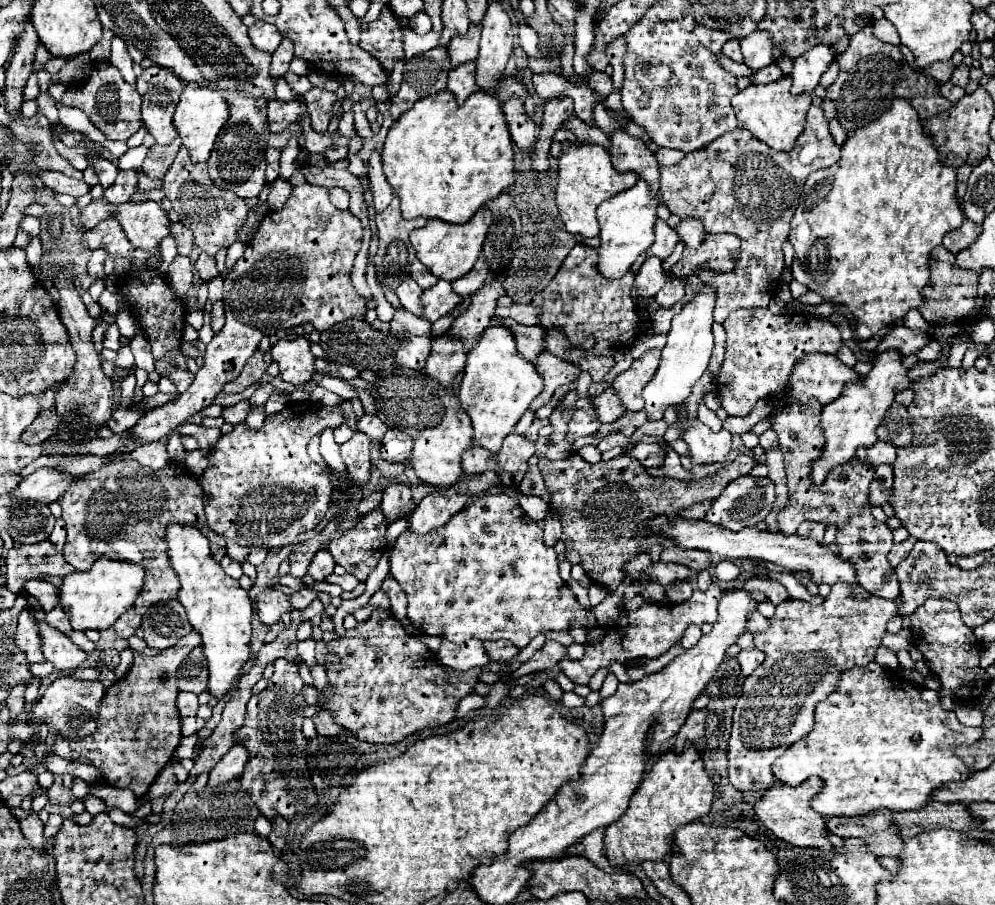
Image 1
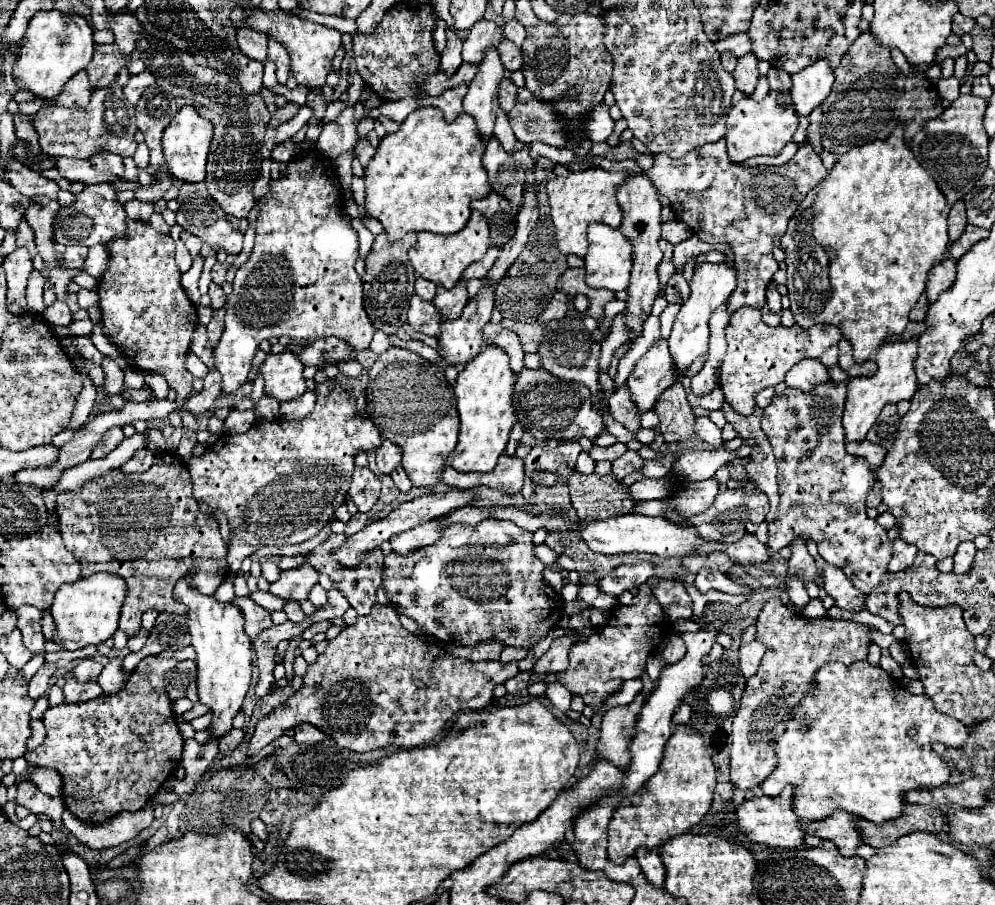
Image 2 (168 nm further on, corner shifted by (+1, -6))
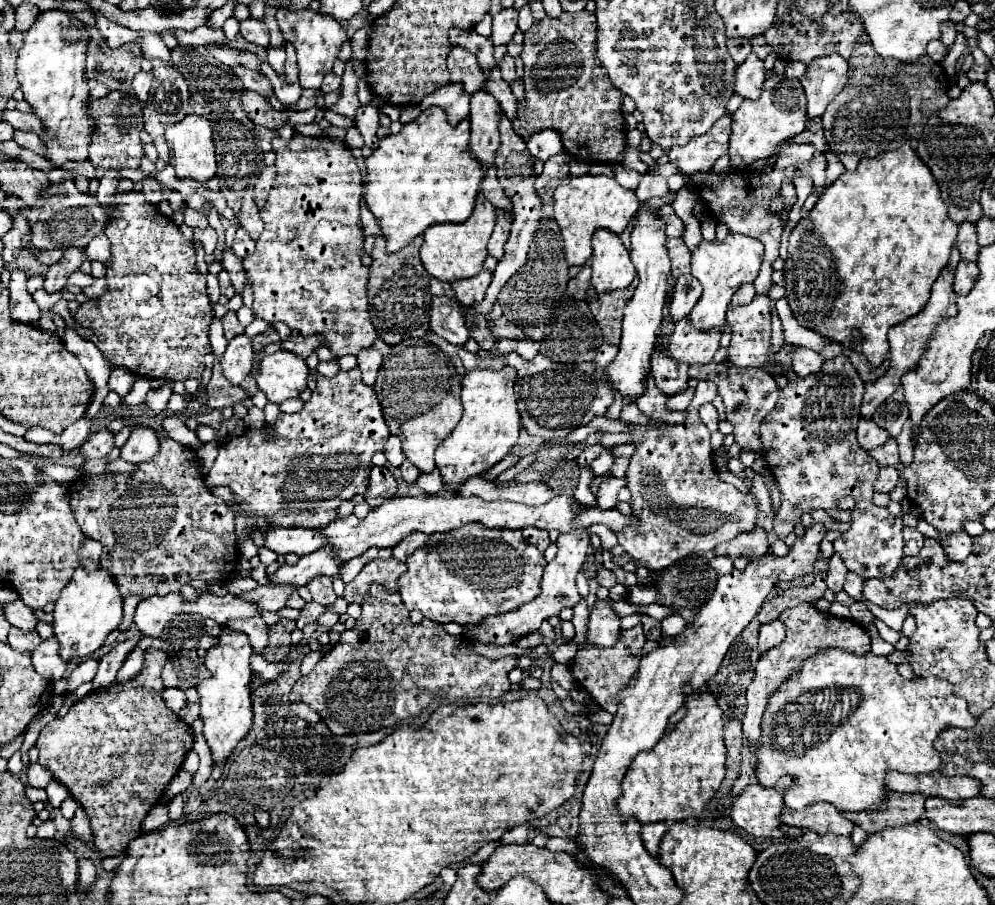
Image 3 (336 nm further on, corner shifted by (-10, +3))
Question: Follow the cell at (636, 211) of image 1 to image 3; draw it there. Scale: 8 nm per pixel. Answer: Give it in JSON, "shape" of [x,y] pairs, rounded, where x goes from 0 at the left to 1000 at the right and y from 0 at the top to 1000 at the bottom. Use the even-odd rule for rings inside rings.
{"shape":[[[602,253],[596,260],[596,282],[594,282],[594,317],[602,324],[612,324],[624,317],[632,317],[638,306],[638,293],[634,291],[632,277],[626,273],[624,264],[610,253]]]}

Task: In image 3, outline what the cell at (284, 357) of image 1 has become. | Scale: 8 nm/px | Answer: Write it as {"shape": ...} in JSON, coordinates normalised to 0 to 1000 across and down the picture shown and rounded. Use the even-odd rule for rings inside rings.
{"shape":[[[278,388],[266,392],[260,403],[258,428],[266,434],[270,445],[284,445],[286,441],[296,441],[309,428],[311,408],[305,397],[288,388]]]}

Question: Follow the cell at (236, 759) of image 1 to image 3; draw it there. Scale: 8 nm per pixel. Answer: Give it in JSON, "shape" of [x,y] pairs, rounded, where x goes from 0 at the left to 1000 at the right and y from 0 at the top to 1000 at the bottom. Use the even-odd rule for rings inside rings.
{"shape":[[[373,646],[369,664],[365,664],[363,671],[365,682],[359,684],[359,691],[343,699],[343,708],[321,728],[311,746],[301,748],[290,766],[292,777],[305,775],[325,794],[331,794],[331,806],[337,812],[369,810],[383,803],[395,803],[395,794],[415,794],[433,777],[457,777],[465,772],[475,777],[475,772],[502,772],[512,764],[514,755],[510,744],[518,737],[520,726],[493,730],[477,722],[467,702],[451,702],[443,688],[427,684],[423,691],[415,691],[401,655],[391,655],[383,646]]]}

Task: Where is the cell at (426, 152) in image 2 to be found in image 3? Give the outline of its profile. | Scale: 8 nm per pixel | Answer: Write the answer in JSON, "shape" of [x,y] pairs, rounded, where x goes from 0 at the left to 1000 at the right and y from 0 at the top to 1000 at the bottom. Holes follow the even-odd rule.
{"shape":[[[441,118],[427,120],[399,149],[385,151],[381,156],[381,162],[367,176],[367,185],[369,196],[365,218],[383,251],[383,260],[389,266],[389,280],[399,280],[419,260],[425,260],[425,255],[433,249],[469,244],[477,227],[481,202],[487,193],[487,187],[471,169],[471,134],[467,131],[459,140],[453,140],[449,136],[447,123]]]}

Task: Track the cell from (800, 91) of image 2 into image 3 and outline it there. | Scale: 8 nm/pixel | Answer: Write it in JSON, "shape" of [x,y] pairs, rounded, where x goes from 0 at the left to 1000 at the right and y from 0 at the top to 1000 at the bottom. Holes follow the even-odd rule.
{"shape":[[[841,59],[831,63],[823,63],[815,67],[809,83],[805,85],[805,94],[811,105],[811,127],[825,129],[837,107],[851,92],[851,67]]]}

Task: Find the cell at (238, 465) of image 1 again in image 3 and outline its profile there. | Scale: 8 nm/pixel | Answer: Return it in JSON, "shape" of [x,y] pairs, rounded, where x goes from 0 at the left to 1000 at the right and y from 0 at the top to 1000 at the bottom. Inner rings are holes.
{"shape":[[[353,408],[353,410],[343,410],[339,412],[337,417],[325,417],[321,414],[319,417],[319,428],[315,430],[315,436],[313,441],[305,448],[305,452],[301,456],[292,456],[292,459],[280,459],[278,463],[278,485],[276,487],[266,487],[260,483],[260,476],[246,476],[244,481],[236,481],[234,485],[230,485],[228,490],[222,492],[220,496],[220,503],[208,525],[208,536],[210,538],[220,538],[220,536],[226,536],[230,538],[238,549],[250,554],[252,558],[252,567],[260,573],[266,573],[266,576],[274,576],[274,578],[280,578],[280,580],[286,580],[286,582],[323,582],[327,578],[331,578],[331,562],[339,562],[339,556],[341,554],[347,554],[347,551],[353,551],[355,547],[359,545],[367,545],[369,543],[369,534],[371,534],[371,520],[373,520],[373,505],[379,501],[379,498],[385,498],[387,494],[387,487],[391,483],[391,472],[383,459],[383,450],[381,450],[381,443],[377,439],[377,432],[375,428],[367,425],[363,421],[363,410],[361,408]]]}

